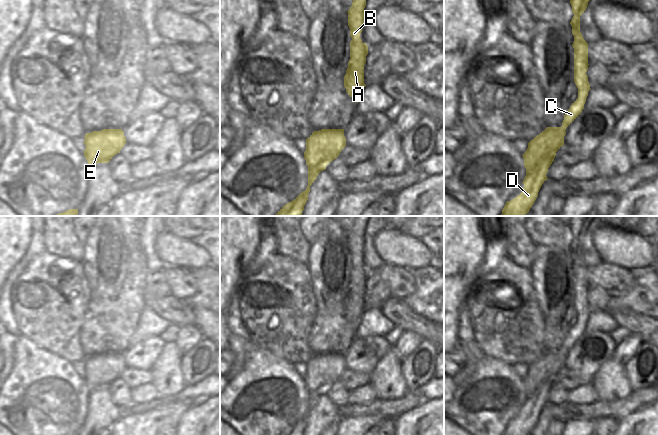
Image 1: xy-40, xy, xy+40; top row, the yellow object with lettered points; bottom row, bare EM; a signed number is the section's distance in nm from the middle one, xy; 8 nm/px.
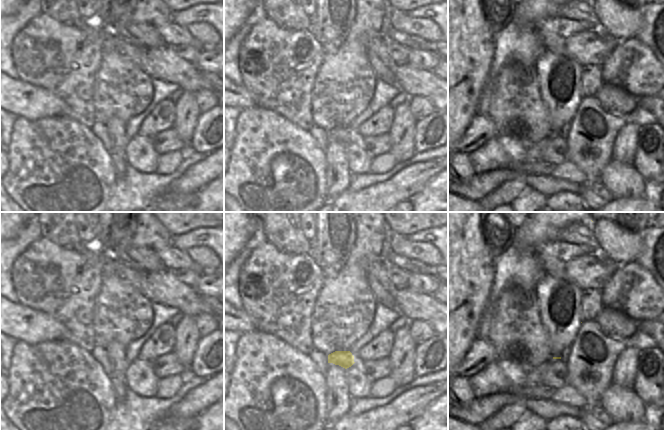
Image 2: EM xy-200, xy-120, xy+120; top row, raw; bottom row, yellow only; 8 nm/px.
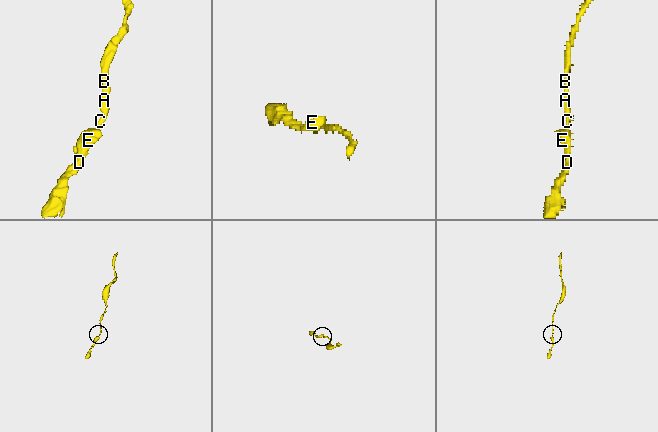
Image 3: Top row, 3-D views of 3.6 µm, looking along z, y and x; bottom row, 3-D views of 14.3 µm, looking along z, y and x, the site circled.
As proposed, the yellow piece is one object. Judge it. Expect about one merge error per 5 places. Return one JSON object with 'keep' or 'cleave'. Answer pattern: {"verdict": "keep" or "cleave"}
{"verdict": "keep"}

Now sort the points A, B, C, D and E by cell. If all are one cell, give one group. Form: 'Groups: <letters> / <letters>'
Groups: A B C D E

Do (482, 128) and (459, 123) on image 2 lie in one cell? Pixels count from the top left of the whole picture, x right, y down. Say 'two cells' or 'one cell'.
two cells

